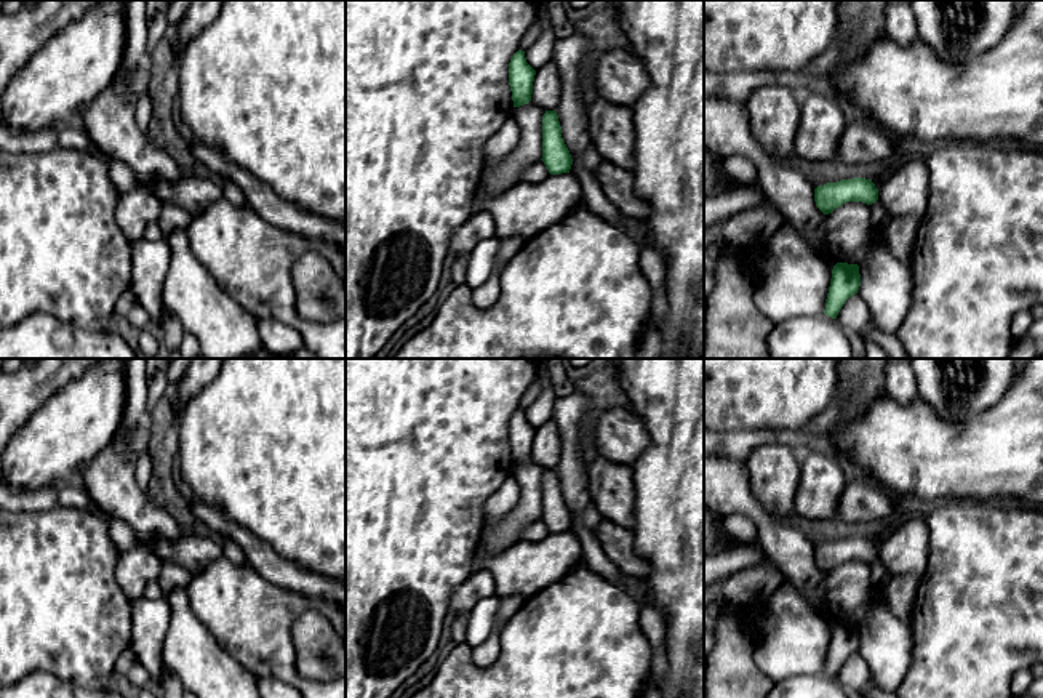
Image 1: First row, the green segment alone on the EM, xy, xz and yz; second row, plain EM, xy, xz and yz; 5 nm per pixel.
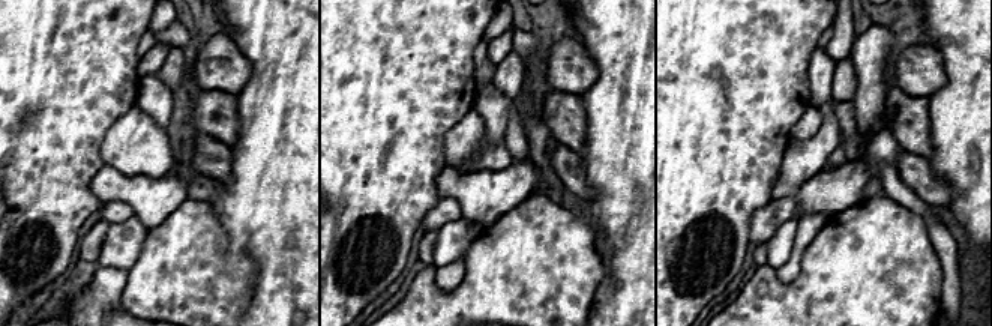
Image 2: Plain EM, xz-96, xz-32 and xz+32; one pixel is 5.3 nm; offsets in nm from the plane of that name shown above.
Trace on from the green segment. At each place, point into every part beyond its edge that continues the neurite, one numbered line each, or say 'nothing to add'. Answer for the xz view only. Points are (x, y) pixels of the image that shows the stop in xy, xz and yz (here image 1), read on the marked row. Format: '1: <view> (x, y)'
nothing to add

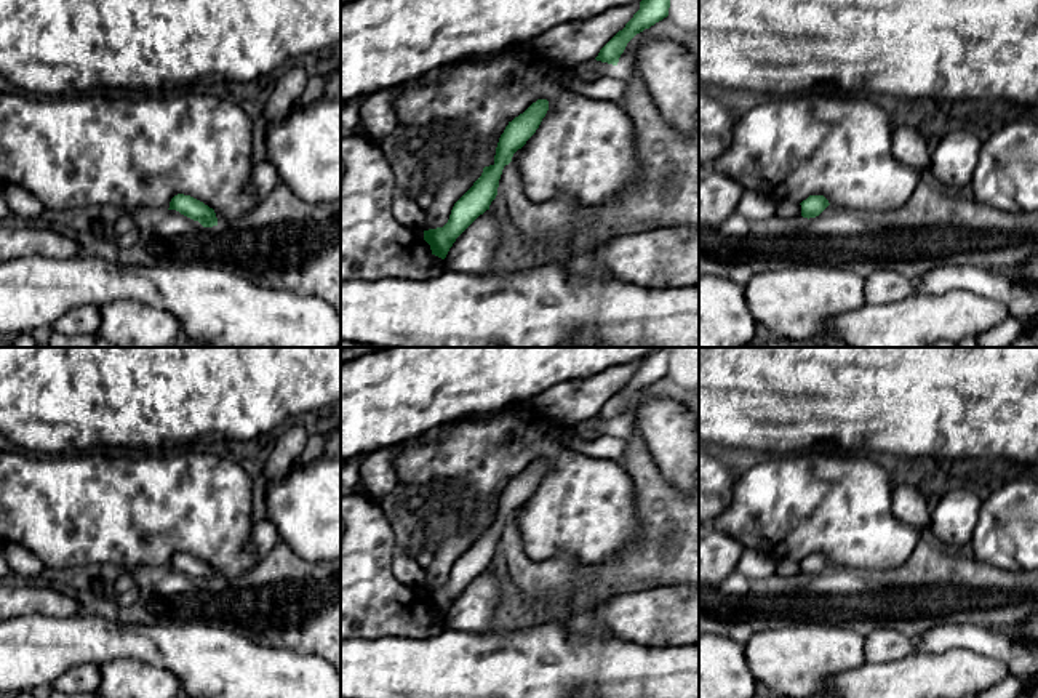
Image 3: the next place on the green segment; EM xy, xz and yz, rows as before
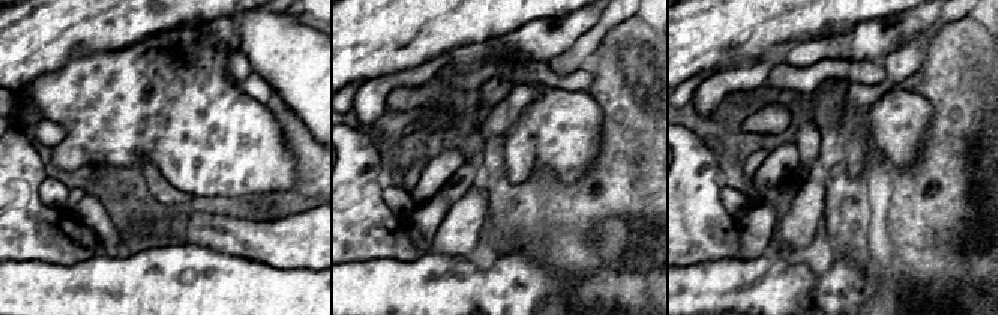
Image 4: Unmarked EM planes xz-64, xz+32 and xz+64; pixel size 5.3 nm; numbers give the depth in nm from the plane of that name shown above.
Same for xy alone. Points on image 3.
nothing to add

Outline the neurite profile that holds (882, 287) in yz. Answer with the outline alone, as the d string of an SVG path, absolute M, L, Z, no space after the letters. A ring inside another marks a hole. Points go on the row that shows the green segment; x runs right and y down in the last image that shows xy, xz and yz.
M880 267L865 279L865 303L872 306L897 303L915 293L915 283L896 271Z

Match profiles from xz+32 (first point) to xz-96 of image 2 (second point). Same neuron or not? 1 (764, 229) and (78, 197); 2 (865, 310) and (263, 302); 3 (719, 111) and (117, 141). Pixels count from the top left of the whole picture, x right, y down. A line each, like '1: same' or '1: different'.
1: different
2: different
3: different

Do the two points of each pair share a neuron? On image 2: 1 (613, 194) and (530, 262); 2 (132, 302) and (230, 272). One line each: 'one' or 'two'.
1: two
2: one

